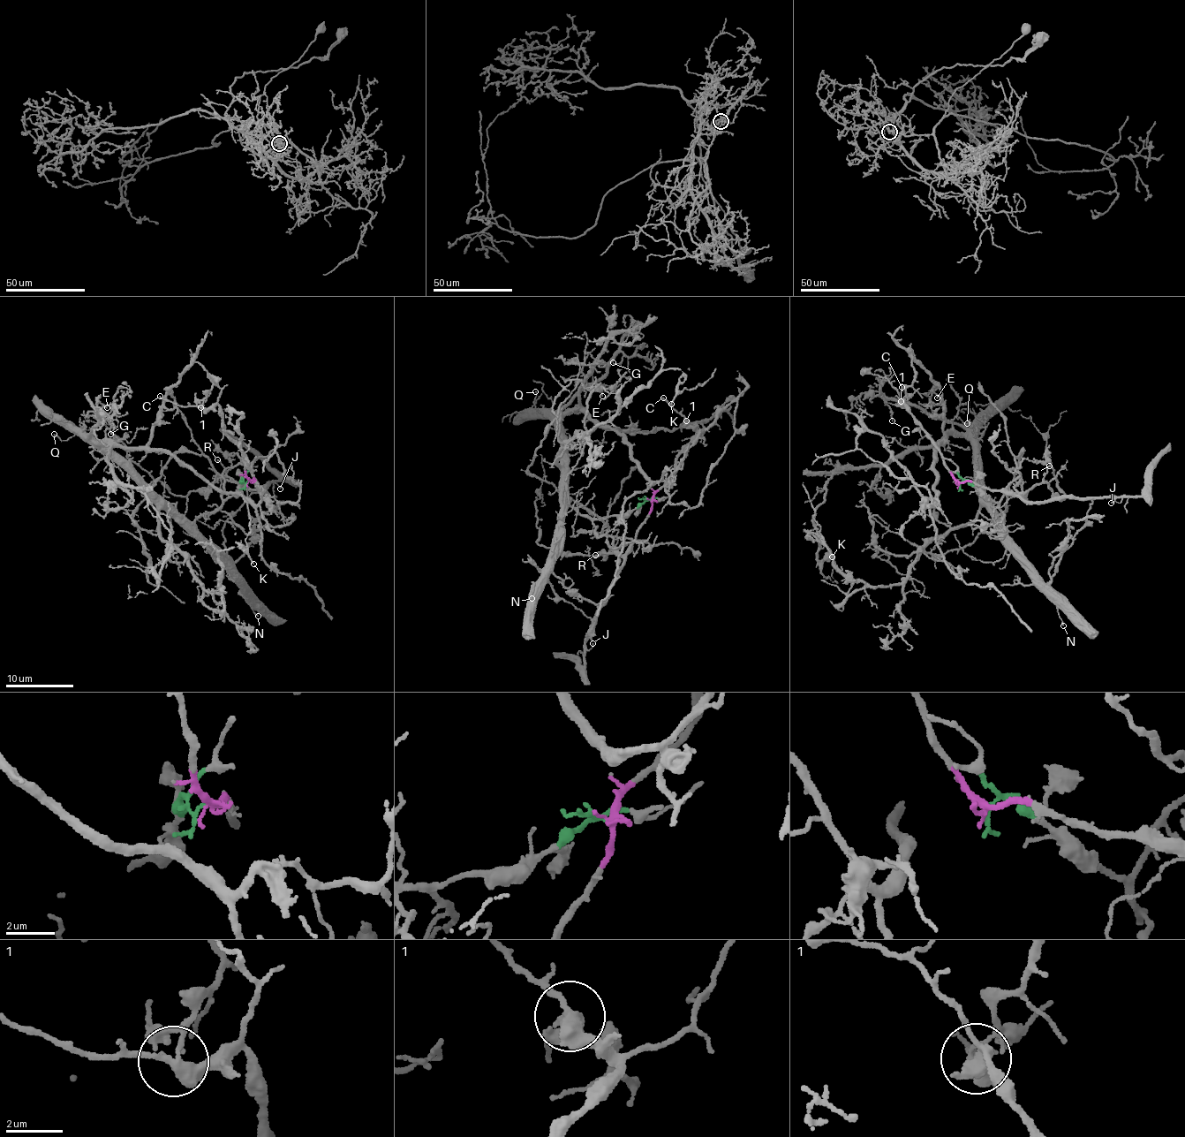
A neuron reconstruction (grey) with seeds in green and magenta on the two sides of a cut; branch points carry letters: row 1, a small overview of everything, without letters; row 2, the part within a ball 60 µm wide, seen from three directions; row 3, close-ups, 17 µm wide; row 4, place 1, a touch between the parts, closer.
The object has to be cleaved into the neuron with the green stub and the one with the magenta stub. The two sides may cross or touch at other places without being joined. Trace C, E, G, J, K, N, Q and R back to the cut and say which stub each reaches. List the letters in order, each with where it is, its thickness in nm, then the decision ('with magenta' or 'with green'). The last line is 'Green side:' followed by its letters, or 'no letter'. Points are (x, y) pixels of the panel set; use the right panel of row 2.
C: at (901, 387); 160 nm thick; with magenta
E: at (937, 397); 120 nm thick; with green
G: at (892, 420); 120 nm thick; with green
J: at (1111, 503); 90 nm thick; with magenta
K: at (832, 557); 120 nm thick; with green
N: at (1063, 625); 120 nm thick; with green
Q: at (967, 423); 100 nm thick; with green
R: at (1049, 466); 100 nm thick; with magenta
Green side: E, G, K, N, Q

